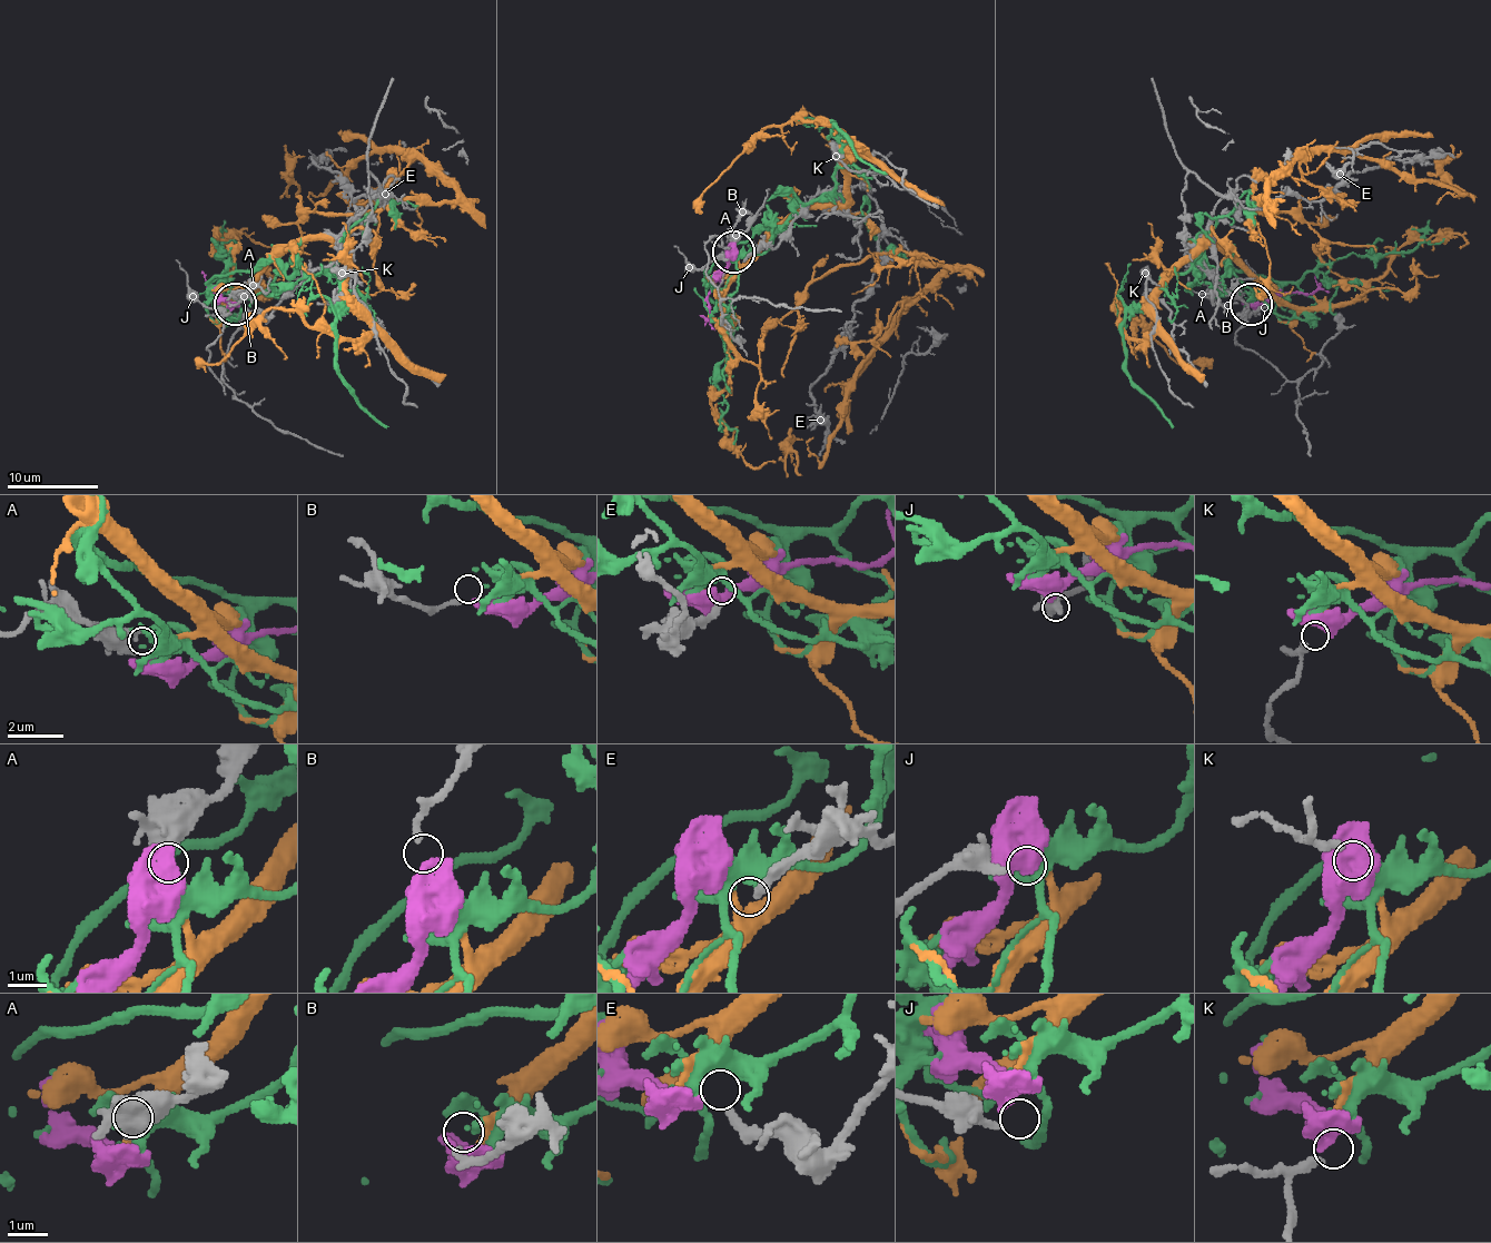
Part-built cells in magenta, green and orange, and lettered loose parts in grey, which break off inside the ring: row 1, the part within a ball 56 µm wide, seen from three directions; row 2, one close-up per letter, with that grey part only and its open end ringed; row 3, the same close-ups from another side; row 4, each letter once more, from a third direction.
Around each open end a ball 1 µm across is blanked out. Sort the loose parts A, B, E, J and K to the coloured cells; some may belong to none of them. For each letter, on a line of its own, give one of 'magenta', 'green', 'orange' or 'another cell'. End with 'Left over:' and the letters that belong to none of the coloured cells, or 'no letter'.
A: orange
B: another cell
E: another cell
J: another cell
K: magenta
Left over: B, E, J

